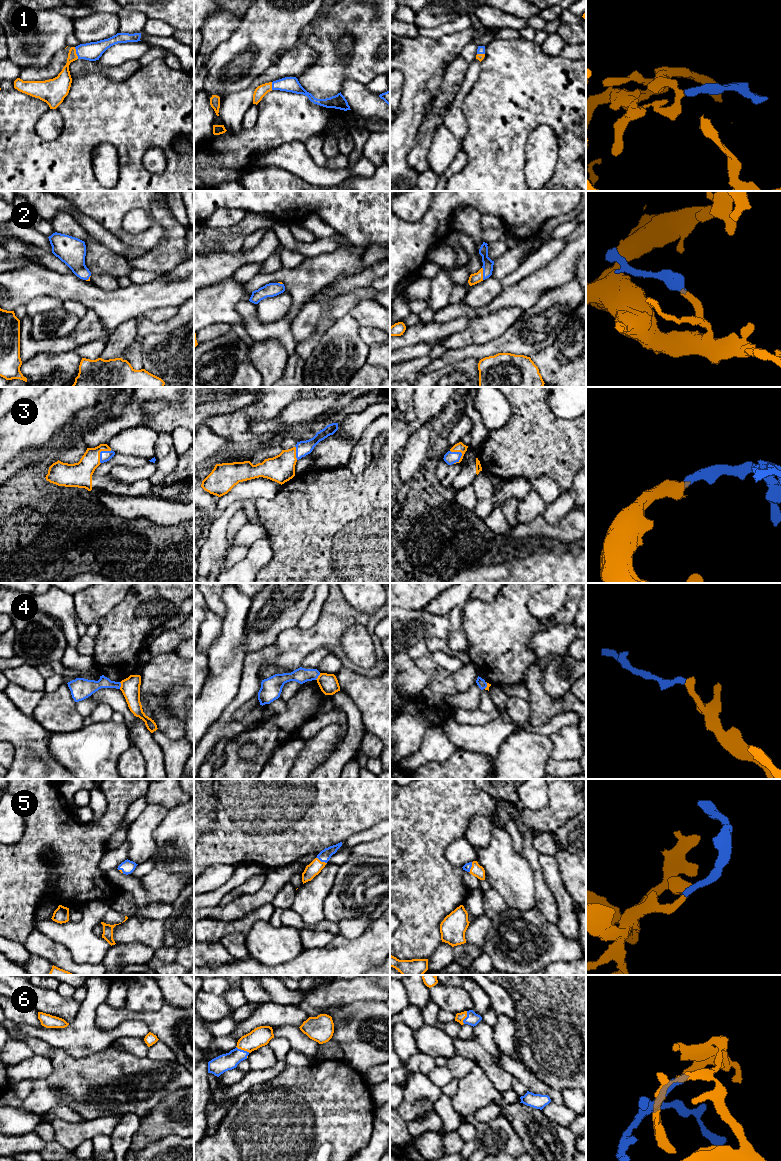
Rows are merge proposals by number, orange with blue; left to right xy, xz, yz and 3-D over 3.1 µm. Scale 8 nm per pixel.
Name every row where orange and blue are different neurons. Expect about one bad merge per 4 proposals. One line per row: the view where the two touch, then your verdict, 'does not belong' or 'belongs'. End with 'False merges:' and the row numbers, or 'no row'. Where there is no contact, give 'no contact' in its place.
1: meets orange in xy; belongs
2: meets orange in yz; belongs
3: meets orange in yz; belongs
4: meets orange in xy; does not belong
5: meets orange in xz; belongs
6: meets orange in xz; belongs
False merges: 4

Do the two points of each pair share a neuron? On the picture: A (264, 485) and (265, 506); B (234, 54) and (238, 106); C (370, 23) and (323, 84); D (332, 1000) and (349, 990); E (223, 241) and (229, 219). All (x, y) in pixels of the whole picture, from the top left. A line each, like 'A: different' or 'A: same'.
A: different
B: different
C: same
D: same
E: different

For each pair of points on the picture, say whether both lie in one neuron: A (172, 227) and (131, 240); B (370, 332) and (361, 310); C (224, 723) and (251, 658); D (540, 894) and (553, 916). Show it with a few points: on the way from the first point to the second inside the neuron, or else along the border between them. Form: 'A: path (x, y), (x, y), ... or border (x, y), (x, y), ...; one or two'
A: border (150, 209), (164, 230), (153, 249); two
B: border (360, 325), (369, 325), (379, 329); two
C: path (232, 707), (247, 691), (249, 687), (249, 674); one
D: path (545, 899), (550, 911); one

